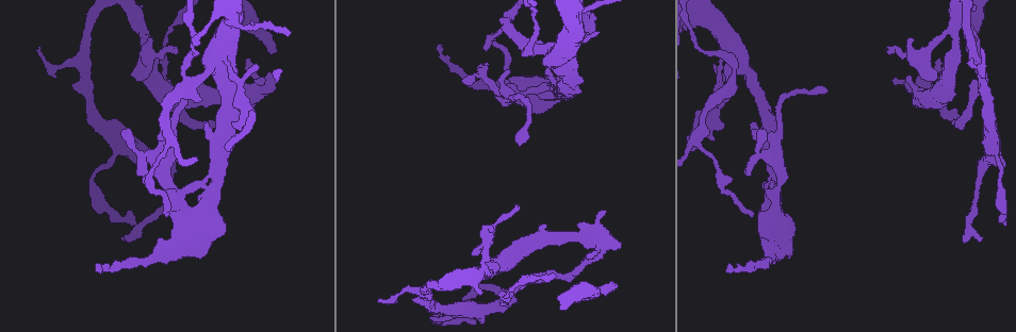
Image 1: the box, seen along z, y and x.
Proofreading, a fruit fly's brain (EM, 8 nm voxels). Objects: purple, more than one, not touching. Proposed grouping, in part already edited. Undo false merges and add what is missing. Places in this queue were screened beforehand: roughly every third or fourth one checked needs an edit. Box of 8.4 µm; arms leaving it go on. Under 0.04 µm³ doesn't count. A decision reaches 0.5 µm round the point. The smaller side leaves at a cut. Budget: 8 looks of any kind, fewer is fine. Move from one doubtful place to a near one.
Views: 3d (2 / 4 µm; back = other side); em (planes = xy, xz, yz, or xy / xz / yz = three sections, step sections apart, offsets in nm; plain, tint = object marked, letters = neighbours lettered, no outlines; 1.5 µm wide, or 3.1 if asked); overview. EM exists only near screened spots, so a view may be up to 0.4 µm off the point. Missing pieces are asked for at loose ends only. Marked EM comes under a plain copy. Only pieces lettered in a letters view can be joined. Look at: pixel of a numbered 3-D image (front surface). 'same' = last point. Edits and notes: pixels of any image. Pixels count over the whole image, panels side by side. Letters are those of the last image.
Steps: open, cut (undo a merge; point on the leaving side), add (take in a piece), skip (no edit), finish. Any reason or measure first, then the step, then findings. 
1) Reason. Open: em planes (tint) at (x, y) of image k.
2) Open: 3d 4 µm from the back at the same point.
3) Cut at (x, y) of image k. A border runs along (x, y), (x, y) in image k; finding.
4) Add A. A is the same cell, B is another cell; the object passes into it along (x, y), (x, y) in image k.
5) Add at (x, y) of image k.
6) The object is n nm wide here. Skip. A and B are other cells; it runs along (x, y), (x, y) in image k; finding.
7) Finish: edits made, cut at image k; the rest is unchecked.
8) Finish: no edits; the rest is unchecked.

End of a long branch. Open: 3d 2 µm at (980, 236) of image 1.

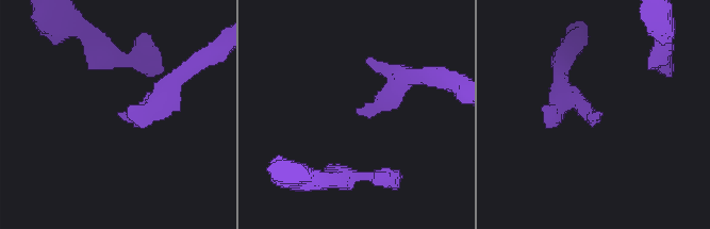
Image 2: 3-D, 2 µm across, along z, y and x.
Open: em xz step 8 (tint) at (125, 113) of image 2.

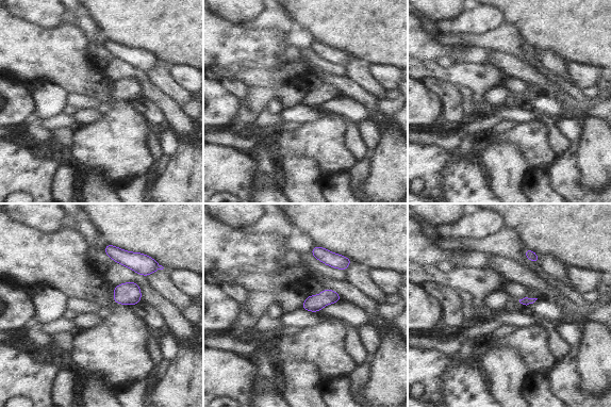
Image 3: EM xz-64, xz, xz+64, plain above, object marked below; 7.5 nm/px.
Another direction. Open: em planes (letters) at the same point.

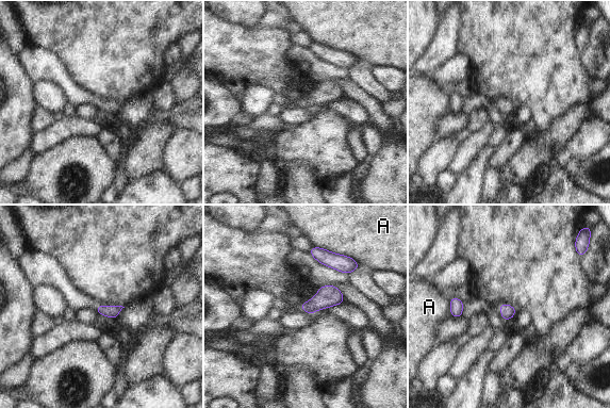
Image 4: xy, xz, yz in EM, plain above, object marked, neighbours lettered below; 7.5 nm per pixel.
The object is 100 nm wide here. Skip. A is another cell; no lettered piece goes on from it.

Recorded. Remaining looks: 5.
An open end. Open: 3d 2 µm at (616, 284) of image 1.

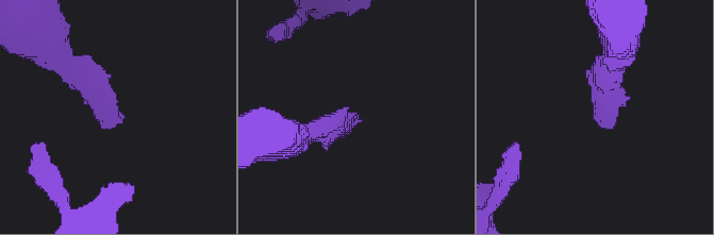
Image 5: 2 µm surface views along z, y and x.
Open: em yz step 8 (letters) at (358, 118) of image 5.

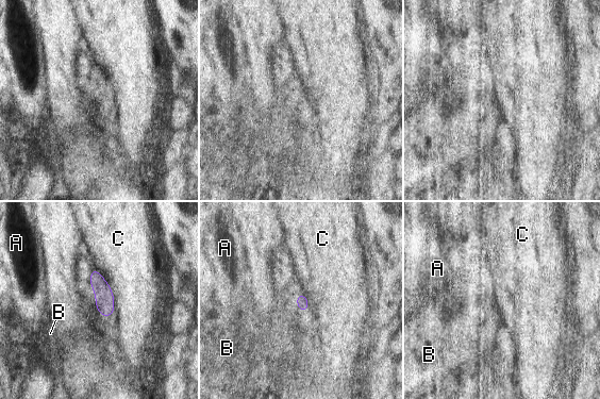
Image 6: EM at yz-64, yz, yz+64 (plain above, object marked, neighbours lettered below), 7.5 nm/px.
Add B. B is the same cell, A and C are other cells; the object passes into it along (302, 302), (299, 308), (276, 331) in image 6; it goes on there.

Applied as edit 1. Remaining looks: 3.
An open end. Open: em planes (letters) at (227, 151) of image 1.

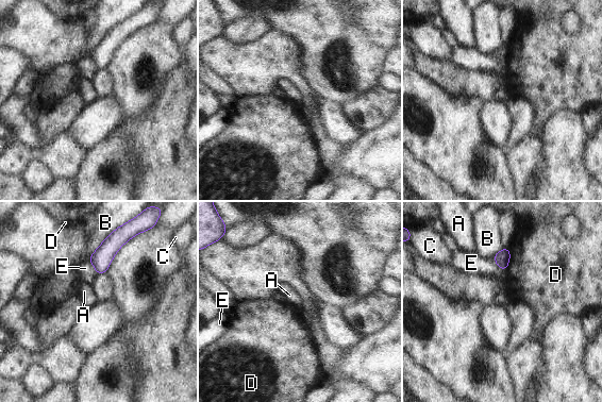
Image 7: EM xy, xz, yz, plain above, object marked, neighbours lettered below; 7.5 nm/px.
The object is 110 nm wide here. Skip. A, B, C, D and E are other cells; it runs along (133, 223), (106, 250), (99, 271) in image 7; no lettered piece goes on from it.

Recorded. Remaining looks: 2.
Finish: edits made, add at image 6; the rest is unchecked.

